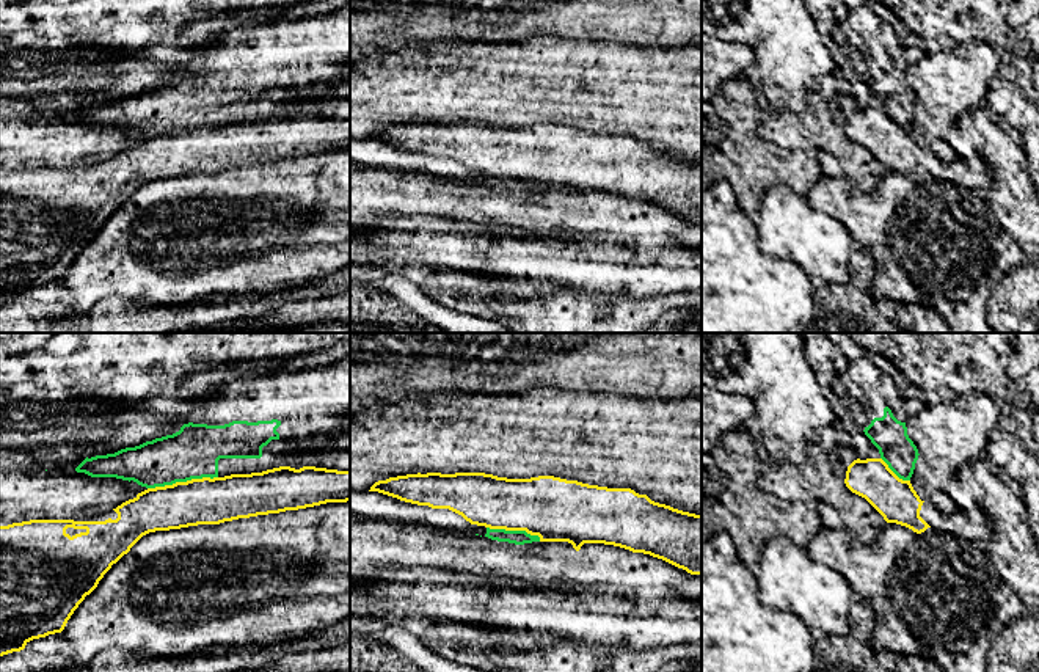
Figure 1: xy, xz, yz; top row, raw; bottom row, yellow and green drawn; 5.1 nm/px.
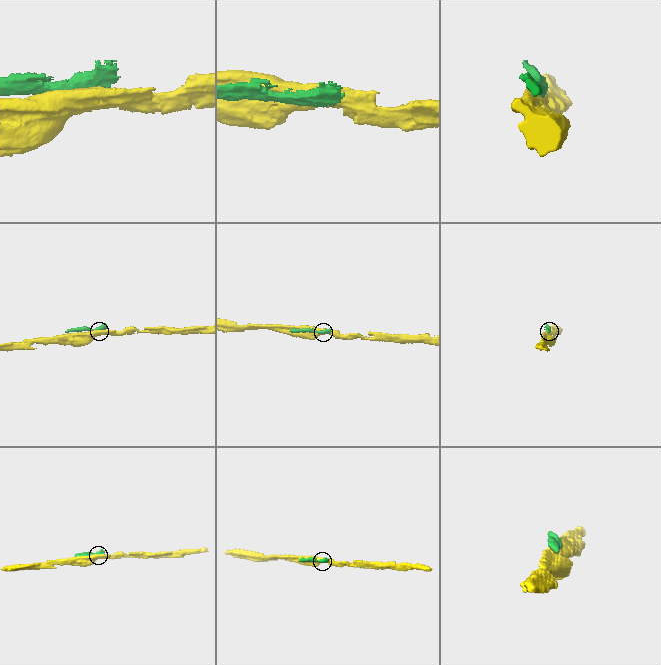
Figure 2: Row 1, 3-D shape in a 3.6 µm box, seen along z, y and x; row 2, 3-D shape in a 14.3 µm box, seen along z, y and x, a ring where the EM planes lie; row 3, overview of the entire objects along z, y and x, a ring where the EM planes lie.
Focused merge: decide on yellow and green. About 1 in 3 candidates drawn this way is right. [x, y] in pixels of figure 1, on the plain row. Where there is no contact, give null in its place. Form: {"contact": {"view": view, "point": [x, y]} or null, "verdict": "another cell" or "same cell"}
{"contact": {"view": "xy", "point": [182, 131]}, "verdict": "another cell"}

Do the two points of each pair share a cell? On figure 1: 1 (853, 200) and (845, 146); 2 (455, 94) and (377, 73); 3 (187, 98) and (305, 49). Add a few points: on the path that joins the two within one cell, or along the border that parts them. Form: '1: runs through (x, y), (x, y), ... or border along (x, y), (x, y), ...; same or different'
1: border along (884, 173), (870, 192), (859, 192), (843, 175); different
2: runs through (437, 90), (404, 90), (396, 82); same
3: runs through (217, 98), (256, 76), (264, 68), (275, 65); same

